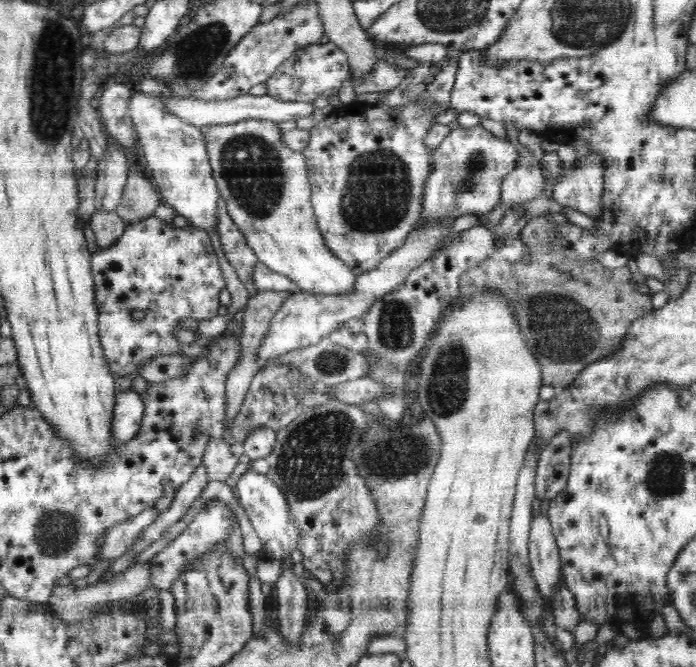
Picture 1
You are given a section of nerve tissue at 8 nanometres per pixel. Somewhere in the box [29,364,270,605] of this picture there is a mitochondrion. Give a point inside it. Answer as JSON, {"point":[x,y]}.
{"point":[55,533]}

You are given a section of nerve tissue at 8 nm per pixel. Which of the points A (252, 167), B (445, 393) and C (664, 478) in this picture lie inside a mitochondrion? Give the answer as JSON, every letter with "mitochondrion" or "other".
{"A":"mitochondrion","B":"mitochondrion","C":"mitochondrion"}

